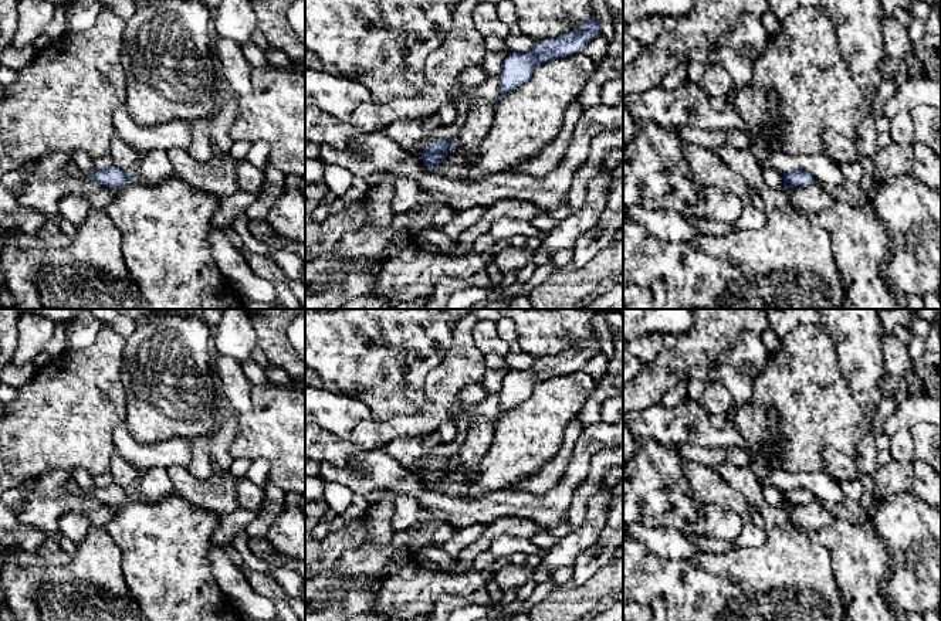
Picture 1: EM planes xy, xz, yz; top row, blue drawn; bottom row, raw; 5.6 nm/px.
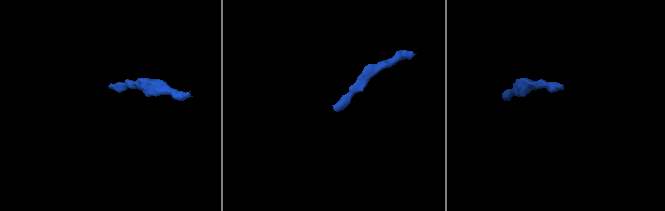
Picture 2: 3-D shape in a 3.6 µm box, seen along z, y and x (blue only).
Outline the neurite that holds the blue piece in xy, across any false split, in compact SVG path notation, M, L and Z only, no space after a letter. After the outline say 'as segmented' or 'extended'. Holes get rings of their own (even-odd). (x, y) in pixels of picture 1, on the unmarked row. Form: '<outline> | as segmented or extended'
M114 482L109 486L95 486L89 492L89 498L98 499L106 506L118 508L121 503L133 498L133 491L128 491Z | as segmented

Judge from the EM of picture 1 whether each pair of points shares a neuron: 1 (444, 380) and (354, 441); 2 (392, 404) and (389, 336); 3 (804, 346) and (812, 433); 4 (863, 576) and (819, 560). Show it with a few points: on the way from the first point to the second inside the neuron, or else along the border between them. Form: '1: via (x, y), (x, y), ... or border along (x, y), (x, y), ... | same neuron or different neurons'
1: via (433, 407), (416, 424), (395, 427), (381, 434) | same neuron
2: via (392, 387), (392, 353) | same neuron
3: via (804, 367), (808, 411) | same neuron
4: border along (812, 540), (829, 553), (836, 587), (842, 599) | different neurons

